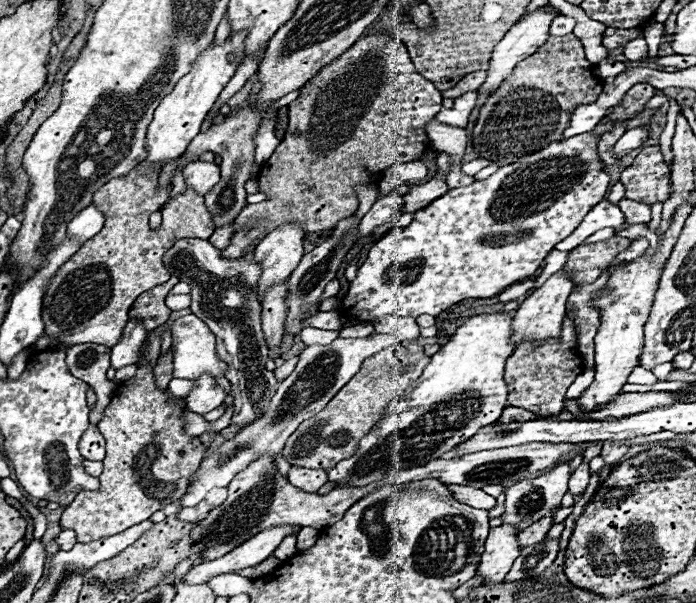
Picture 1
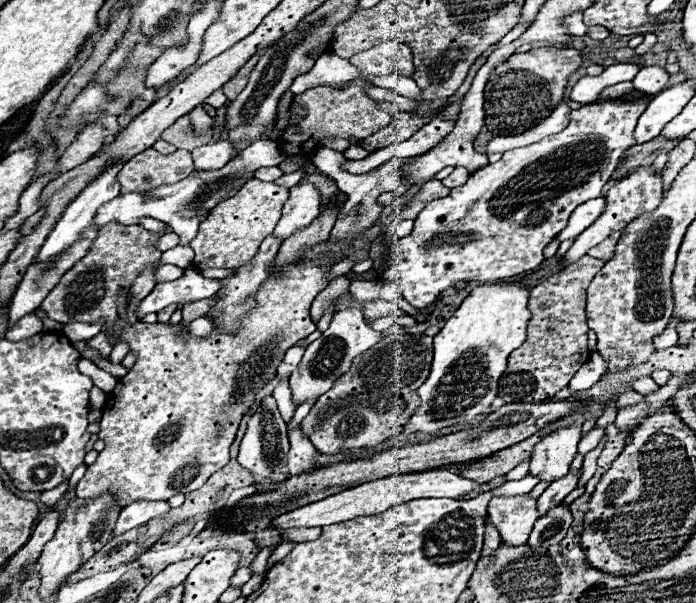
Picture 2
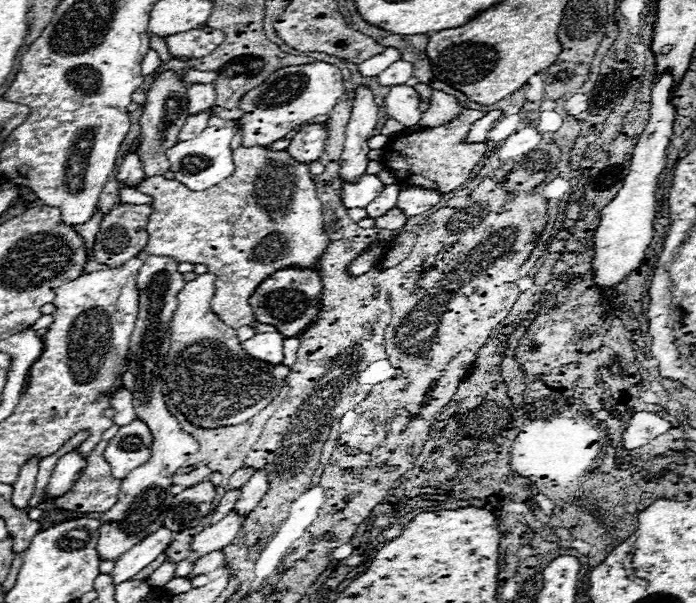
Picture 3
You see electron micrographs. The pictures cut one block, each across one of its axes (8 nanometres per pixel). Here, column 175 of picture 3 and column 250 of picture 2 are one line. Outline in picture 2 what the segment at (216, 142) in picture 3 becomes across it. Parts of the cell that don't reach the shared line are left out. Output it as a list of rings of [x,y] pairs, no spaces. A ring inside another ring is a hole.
[[[272,140],[254,142],[252,146],[248,146],[248,150],[242,152],[242,156],[238,160],[230,160],[220,170],[192,172],[188,178],[184,178],[176,184],[170,184],[170,186],[160,186],[160,188],[152,190],[150,194],[128,192],[124,196],[114,198],[112,202],[108,202],[108,206],[100,208],[100,214],[96,214],[96,224],[104,226],[112,220],[116,220],[120,224],[138,224],[138,220],[144,216],[150,216],[156,220],[176,220],[176,234],[180,236],[182,244],[188,246],[188,242],[196,236],[196,230],[200,226],[200,222],[196,220],[198,210],[206,212],[206,210],[214,208],[214,204],[218,204],[218,200],[224,198],[232,188],[244,184],[246,180],[252,180],[254,170],[268,168],[268,166],[280,166],[284,162],[284,158],[286,156],[276,142],[272,142]]]

